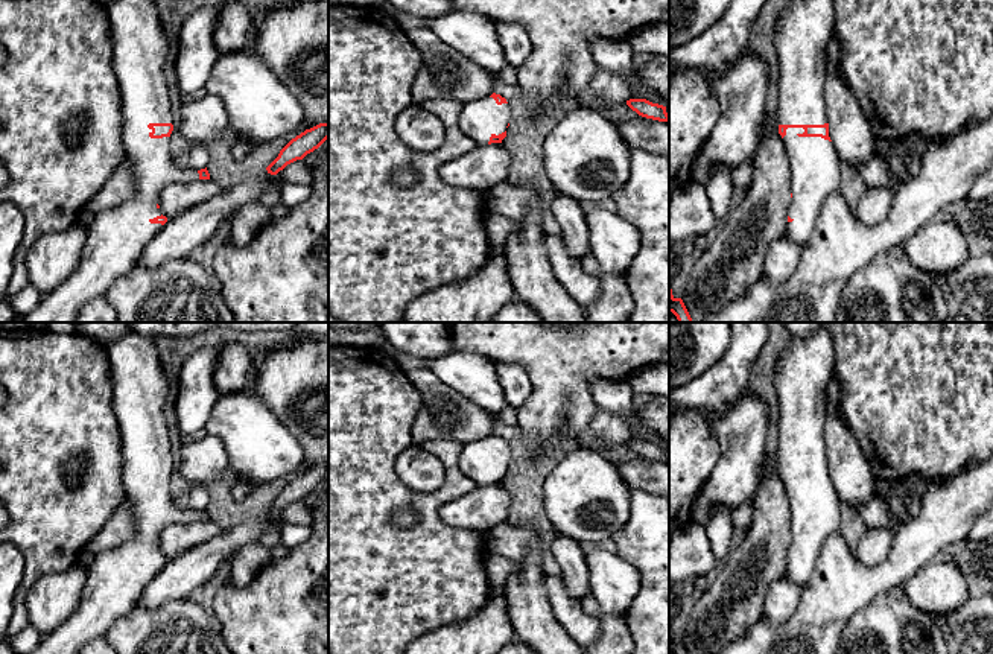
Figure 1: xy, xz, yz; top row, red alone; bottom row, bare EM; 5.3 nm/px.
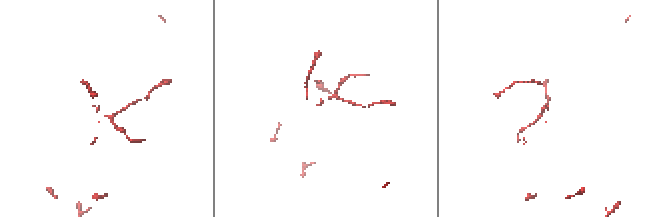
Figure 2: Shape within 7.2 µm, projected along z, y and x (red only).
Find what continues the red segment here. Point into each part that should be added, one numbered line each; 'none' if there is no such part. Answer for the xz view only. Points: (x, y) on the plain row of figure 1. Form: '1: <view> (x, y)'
1: xz (479, 460)

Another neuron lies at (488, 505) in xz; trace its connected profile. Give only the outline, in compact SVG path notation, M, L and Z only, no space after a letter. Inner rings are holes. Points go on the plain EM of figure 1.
M502 484L482 485L444 503L438 514L449 526L484 532L509 519L511 500Z

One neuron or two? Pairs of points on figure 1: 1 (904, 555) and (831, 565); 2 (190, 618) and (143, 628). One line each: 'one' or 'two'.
1: one
2: one

